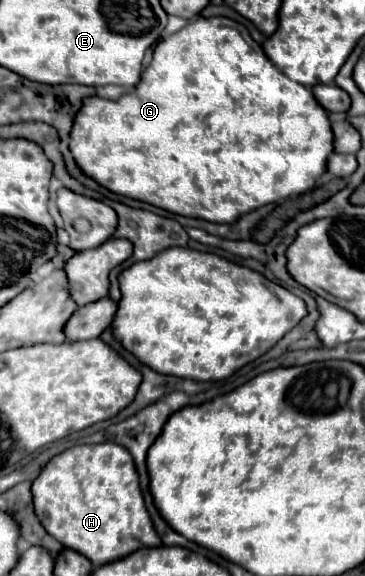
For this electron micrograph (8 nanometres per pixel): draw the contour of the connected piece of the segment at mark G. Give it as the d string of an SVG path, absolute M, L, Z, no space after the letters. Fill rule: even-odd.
M200 16L188 22L180 32L170 34L164 42L160 42L154 48L152 62L144 70L142 82L134 90L122 94L118 100L106 100L100 96L88 96L84 100L82 110L76 114L76 122L70 134L70 152L74 154L76 162L88 176L92 176L98 184L106 186L108 190L116 194L124 194L124 196L154 204L174 214L194 216L208 222L230 224L230 222L236 222L242 214L248 214L264 204L312 190L316 186L316 180L326 172L328 156L334 150L332 150L332 128L330 128L328 112L324 112L324 108L316 102L314 94L306 86L286 78L286 74L282 74L268 60L262 46L250 38L246 26L224 16L210 16L210 18Z

